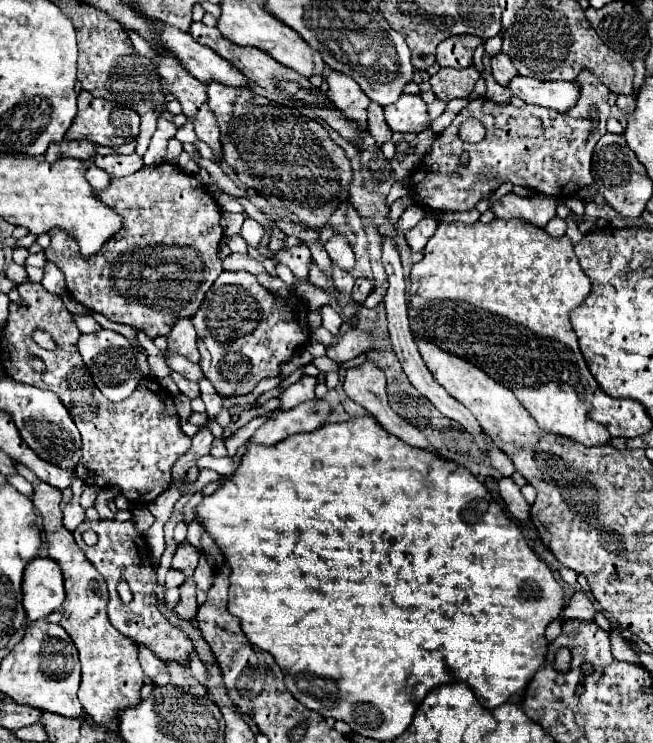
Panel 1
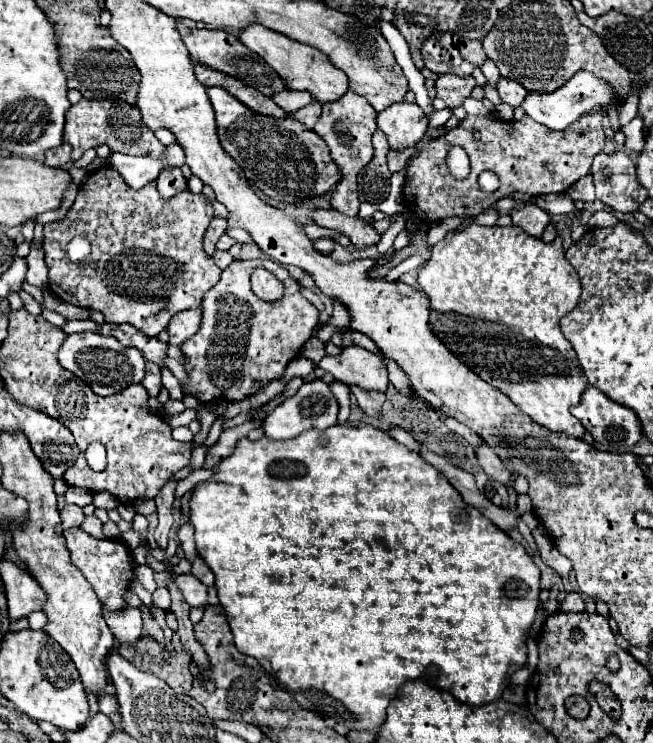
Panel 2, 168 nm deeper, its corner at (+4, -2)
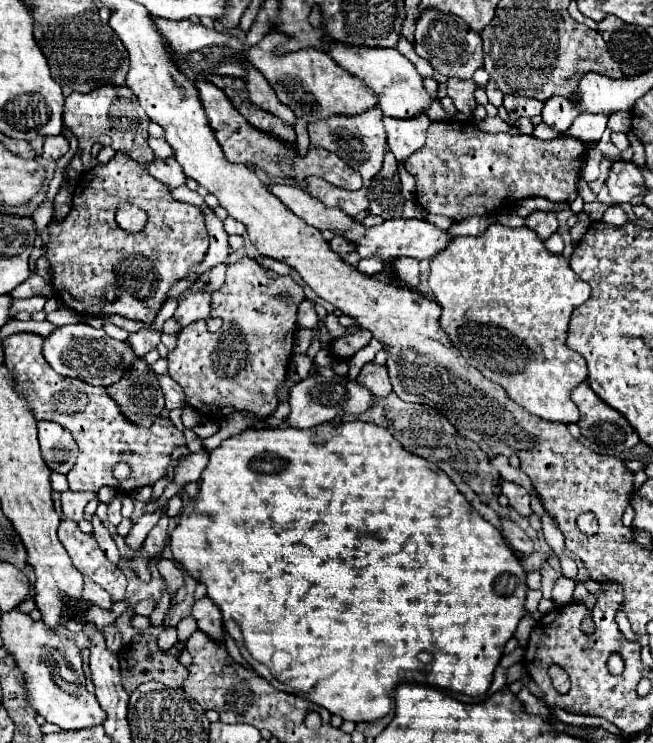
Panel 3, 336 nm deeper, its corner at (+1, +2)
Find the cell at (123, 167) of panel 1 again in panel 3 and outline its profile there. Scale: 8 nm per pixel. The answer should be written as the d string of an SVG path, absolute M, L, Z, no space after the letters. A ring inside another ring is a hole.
M175 157L165 159L165 161L155 159L153 163L143 165L143 167L145 167L157 181L161 181L161 183L163 183L165 187L169 187L169 189L181 187L181 185L185 185L185 181L187 181L187 177L185 177L185 173L183 173L183 169L181 169L181 165L177 163Z

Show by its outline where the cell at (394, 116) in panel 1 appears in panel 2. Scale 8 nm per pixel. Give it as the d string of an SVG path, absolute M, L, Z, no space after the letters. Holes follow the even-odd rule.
M400 101L378 113L378 129L384 131L390 147L396 151L414 147L426 133L426 127L428 117L416 103Z

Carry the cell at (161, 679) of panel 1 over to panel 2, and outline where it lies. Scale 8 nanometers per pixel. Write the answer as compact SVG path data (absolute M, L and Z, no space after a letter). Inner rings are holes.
M130 607L122 613L106 613L104 611L104 617L120 645L122 643L134 645L140 639L140 635L142 635L142 609L140 607Z

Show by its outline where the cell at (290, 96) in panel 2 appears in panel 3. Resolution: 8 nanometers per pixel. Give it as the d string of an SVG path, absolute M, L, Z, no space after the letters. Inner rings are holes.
M247 67L245 83L247 83L247 91L249 91L249 101L253 105L257 105L269 113L275 113L275 117L279 117L287 125L295 125L295 117L293 117L291 109L285 109L281 103L277 103L277 95L267 85L265 77L261 77L261 73L257 73L257 69Z

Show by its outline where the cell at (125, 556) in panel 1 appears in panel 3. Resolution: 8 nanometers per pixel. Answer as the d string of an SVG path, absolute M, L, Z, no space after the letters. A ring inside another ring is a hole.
M61 519L57 535L61 545L67 549L73 565L85 577L101 585L113 597L113 601L121 601L121 593L125 593L127 587L125 575L103 555L95 537L81 533L79 525L71 519Z

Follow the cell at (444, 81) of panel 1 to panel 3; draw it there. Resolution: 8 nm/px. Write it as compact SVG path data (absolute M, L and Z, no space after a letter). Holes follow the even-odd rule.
M449 79L447 81L447 95L453 99L457 111L461 111L467 117L473 115L473 109L477 105L473 93L475 93L475 83L471 79L467 79L467 81L463 81L463 79Z

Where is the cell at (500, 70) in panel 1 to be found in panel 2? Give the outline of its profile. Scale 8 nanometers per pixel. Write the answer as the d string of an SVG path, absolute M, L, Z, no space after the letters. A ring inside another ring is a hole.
M500 77L500 81L496 83L496 89L500 93L500 99L512 107L518 107L522 103L522 97L526 97L528 93L518 81L508 77Z

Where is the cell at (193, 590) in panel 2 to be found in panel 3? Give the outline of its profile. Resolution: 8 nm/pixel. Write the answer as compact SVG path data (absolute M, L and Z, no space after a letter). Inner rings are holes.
M207 597L195 601L195 605L193 605L193 617L195 617L195 621L197 621L197 627L199 627L207 637L211 637L211 639L217 641L217 643L223 643L223 641L225 641L221 613L219 613L219 609L217 609L211 601L207 601Z

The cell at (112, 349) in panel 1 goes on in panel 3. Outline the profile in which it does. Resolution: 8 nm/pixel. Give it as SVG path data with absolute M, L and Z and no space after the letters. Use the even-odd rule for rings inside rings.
M73 323L55 329L43 341L45 361L63 377L81 379L89 385L109 387L113 381L119 381L125 369L133 363L135 353L123 343L109 337L103 329L93 329L85 323Z

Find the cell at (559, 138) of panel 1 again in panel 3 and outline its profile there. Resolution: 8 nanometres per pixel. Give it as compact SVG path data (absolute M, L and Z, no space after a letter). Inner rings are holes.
M433 121L427 129L427 143L421 151L413 153L405 161L405 169L415 177L415 199L417 203L433 215L447 215L457 221L471 215L491 215L503 207L503 203L513 203L529 197L543 197L553 203L563 203L571 193L577 191L577 181L585 161L587 143L573 137L559 137L553 141L543 141L533 135L511 137L509 133L485 133L471 123L457 121Z

